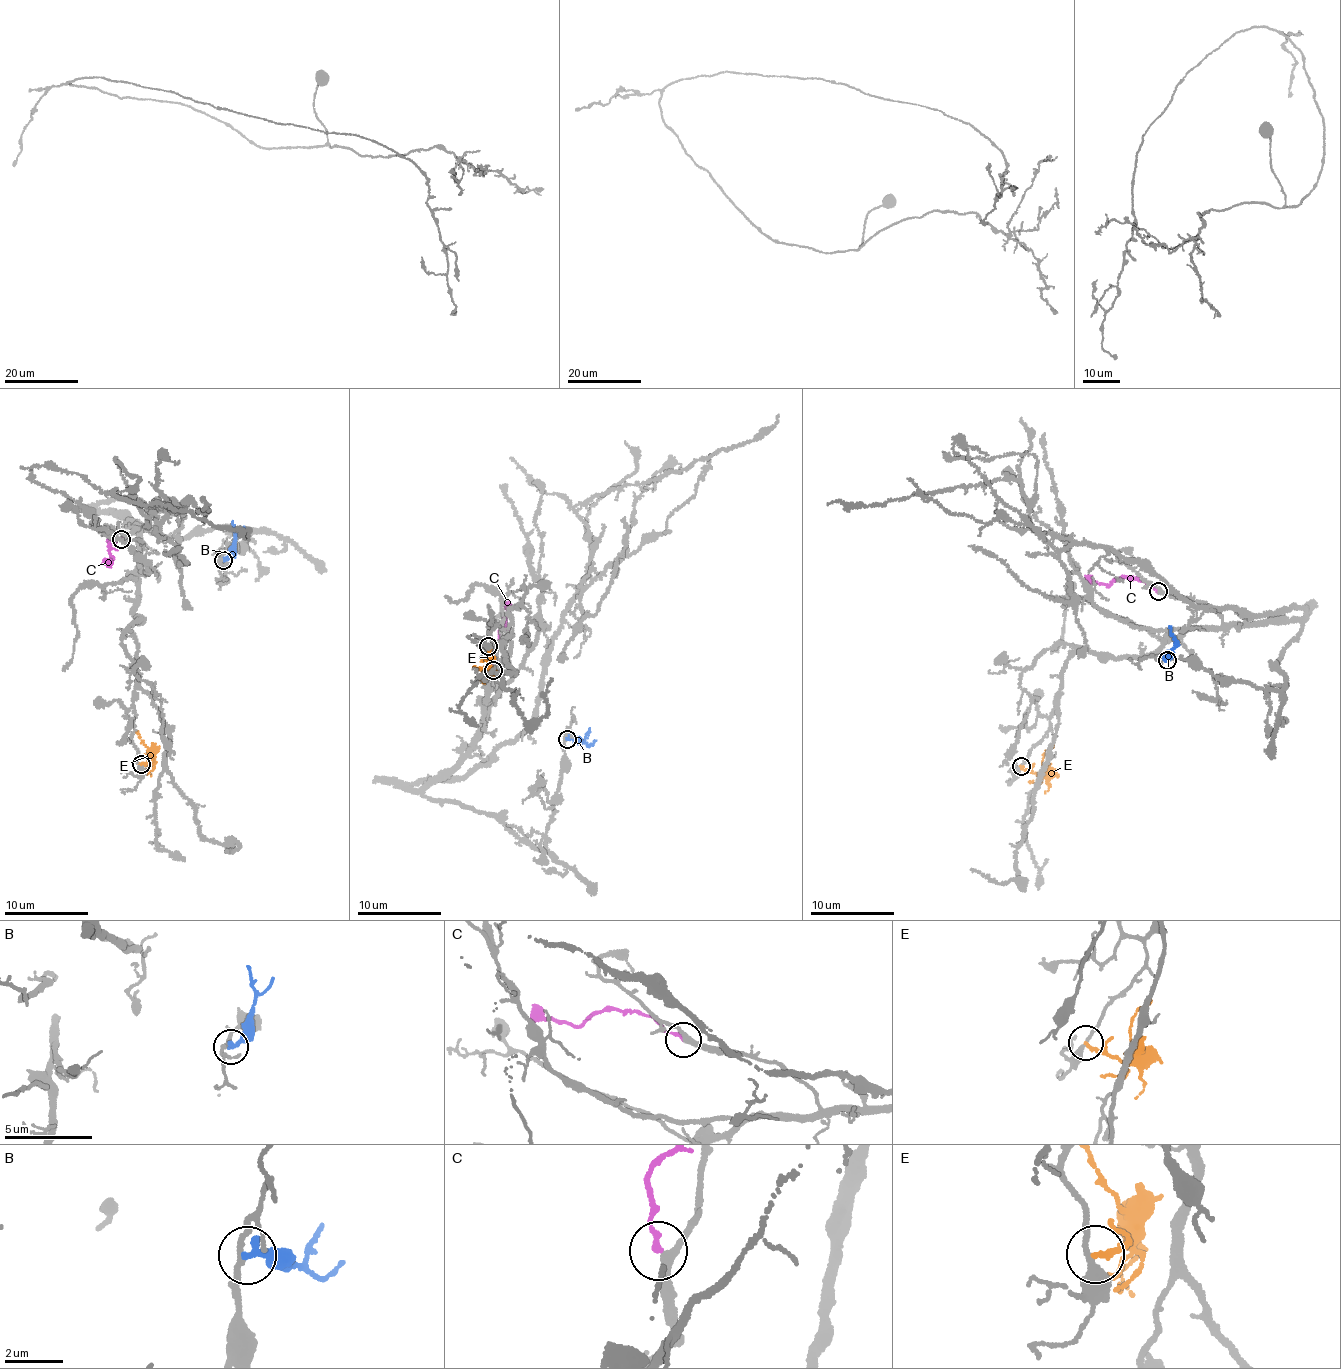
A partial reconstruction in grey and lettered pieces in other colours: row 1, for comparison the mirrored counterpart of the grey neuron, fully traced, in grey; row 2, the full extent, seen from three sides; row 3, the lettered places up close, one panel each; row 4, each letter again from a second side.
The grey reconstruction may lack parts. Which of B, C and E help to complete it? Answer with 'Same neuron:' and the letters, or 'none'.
Same neuron: C

